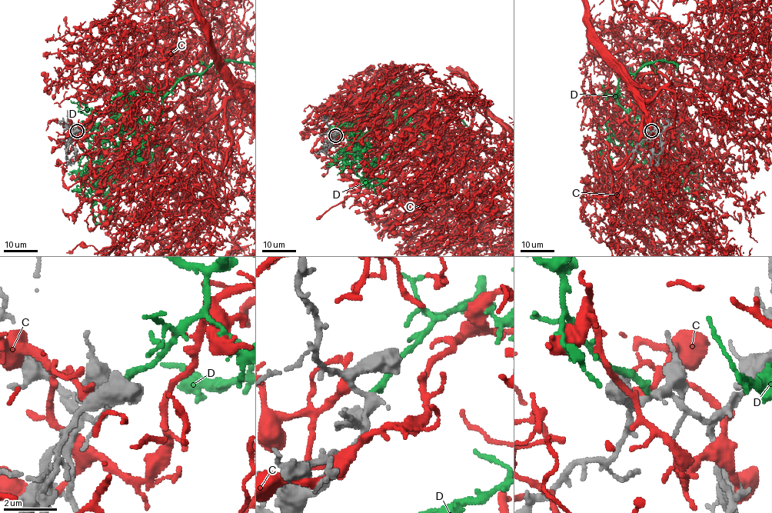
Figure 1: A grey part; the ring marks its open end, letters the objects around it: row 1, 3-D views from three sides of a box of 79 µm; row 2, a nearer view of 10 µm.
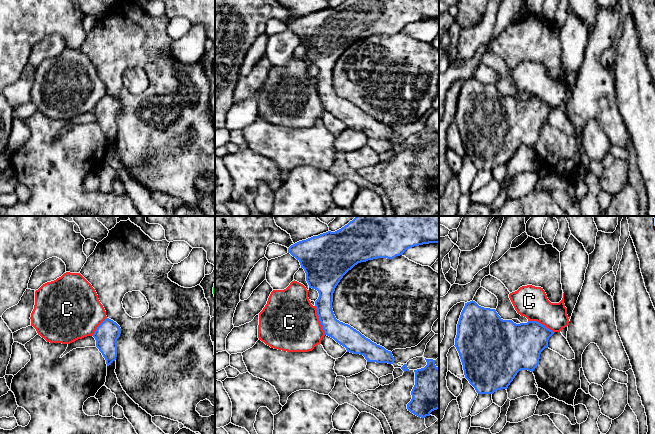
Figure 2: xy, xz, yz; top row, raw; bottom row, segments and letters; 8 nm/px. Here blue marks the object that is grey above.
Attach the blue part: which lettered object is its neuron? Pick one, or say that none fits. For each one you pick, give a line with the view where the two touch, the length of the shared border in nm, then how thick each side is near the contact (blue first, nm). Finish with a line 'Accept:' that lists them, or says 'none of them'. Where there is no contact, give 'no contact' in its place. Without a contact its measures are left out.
D: no contact
Accept: D

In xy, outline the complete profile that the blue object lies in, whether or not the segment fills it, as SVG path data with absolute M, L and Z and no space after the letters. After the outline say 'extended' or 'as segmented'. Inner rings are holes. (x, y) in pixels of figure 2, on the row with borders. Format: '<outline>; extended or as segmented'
M106 318L93 334L96 340L96 347L105 358L107 366L111 365L111 363L116 360L117 339L120 334L120 326L109 318Z; as segmented

